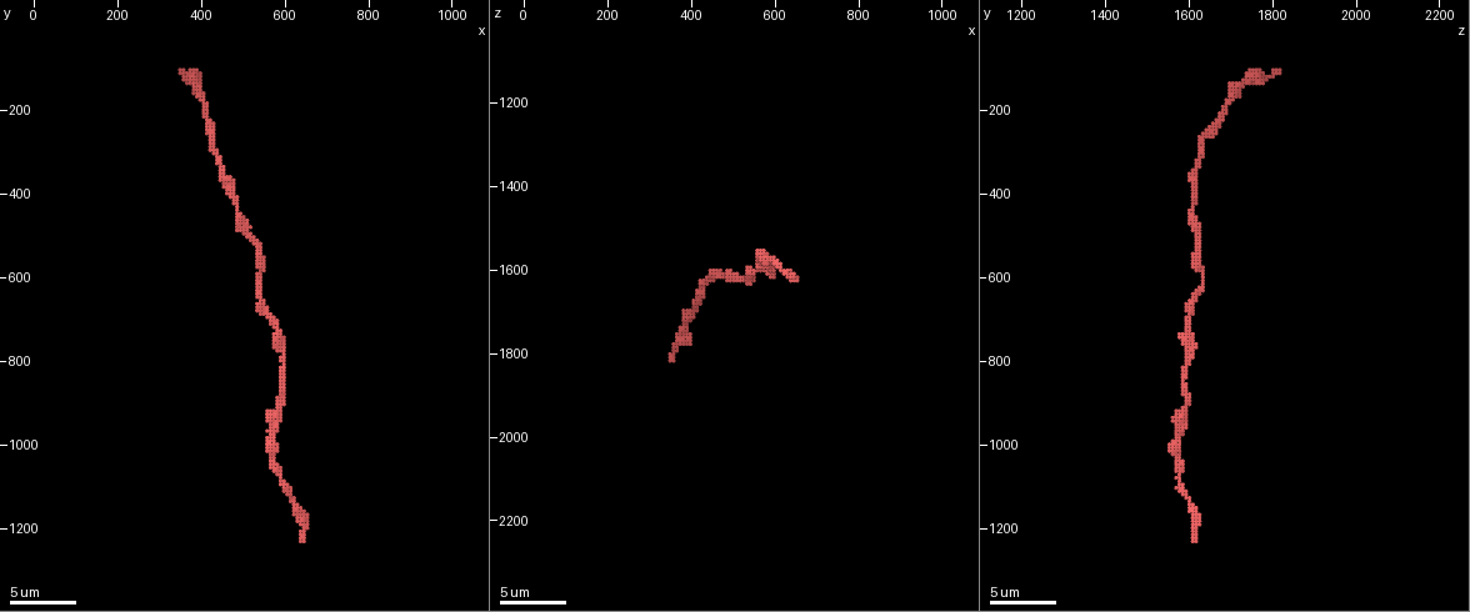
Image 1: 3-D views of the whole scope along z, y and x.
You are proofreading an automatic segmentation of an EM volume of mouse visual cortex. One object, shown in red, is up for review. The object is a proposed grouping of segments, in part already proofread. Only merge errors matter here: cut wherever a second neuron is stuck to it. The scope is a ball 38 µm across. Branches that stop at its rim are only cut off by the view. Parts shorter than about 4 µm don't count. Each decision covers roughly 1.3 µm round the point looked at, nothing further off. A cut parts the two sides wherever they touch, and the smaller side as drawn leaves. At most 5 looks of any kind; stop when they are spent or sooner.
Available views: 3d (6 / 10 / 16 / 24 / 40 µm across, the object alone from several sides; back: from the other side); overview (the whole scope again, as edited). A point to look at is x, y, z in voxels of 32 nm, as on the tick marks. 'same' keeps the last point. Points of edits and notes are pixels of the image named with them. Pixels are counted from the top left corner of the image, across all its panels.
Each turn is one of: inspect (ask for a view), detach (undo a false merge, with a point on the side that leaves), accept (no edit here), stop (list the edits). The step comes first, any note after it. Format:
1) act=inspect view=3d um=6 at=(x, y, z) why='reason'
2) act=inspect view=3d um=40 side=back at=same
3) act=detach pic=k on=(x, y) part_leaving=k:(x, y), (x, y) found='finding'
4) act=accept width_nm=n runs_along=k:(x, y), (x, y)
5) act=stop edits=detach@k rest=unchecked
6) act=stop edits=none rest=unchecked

act=inspect view=3d um=6 at=(570, 1050, 1575) why='calibre changes'

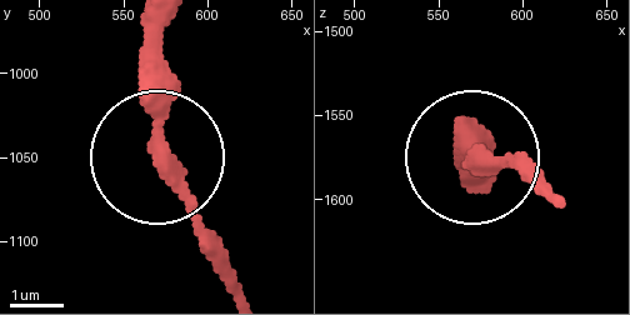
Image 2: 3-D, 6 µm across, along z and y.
act=accept width_nm=360 runs_along=2:(155, 33), (150, 154), (213, 256) found='one neuron here'

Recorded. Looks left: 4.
act=inspect view=3d um=10 at=(595, 900, 1590) why='thick turns thin'

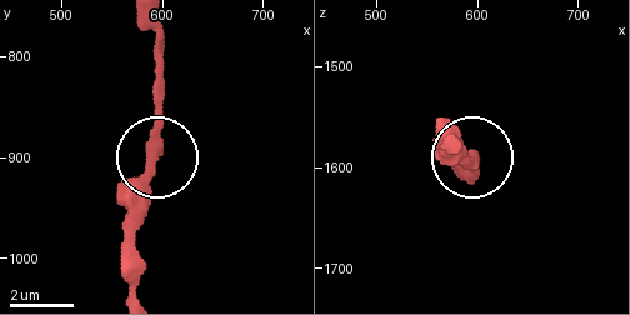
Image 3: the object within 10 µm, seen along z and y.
act=accept found='all the same neuron'

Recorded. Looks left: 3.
act=inspect view=3d um=10 at=(455, 340, 1620) why='sudden change in width'

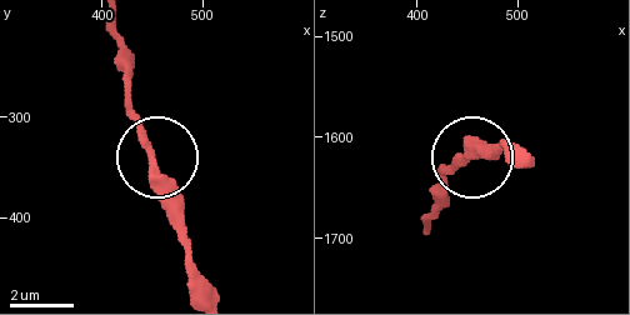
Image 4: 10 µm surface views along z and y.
act=accept width_nm=310 runs_along=4:(213, 290), (191, 258), (178, 194), (126, 91) found='all the same neuron'

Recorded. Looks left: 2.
act=stop edits=none rest=unchecked

